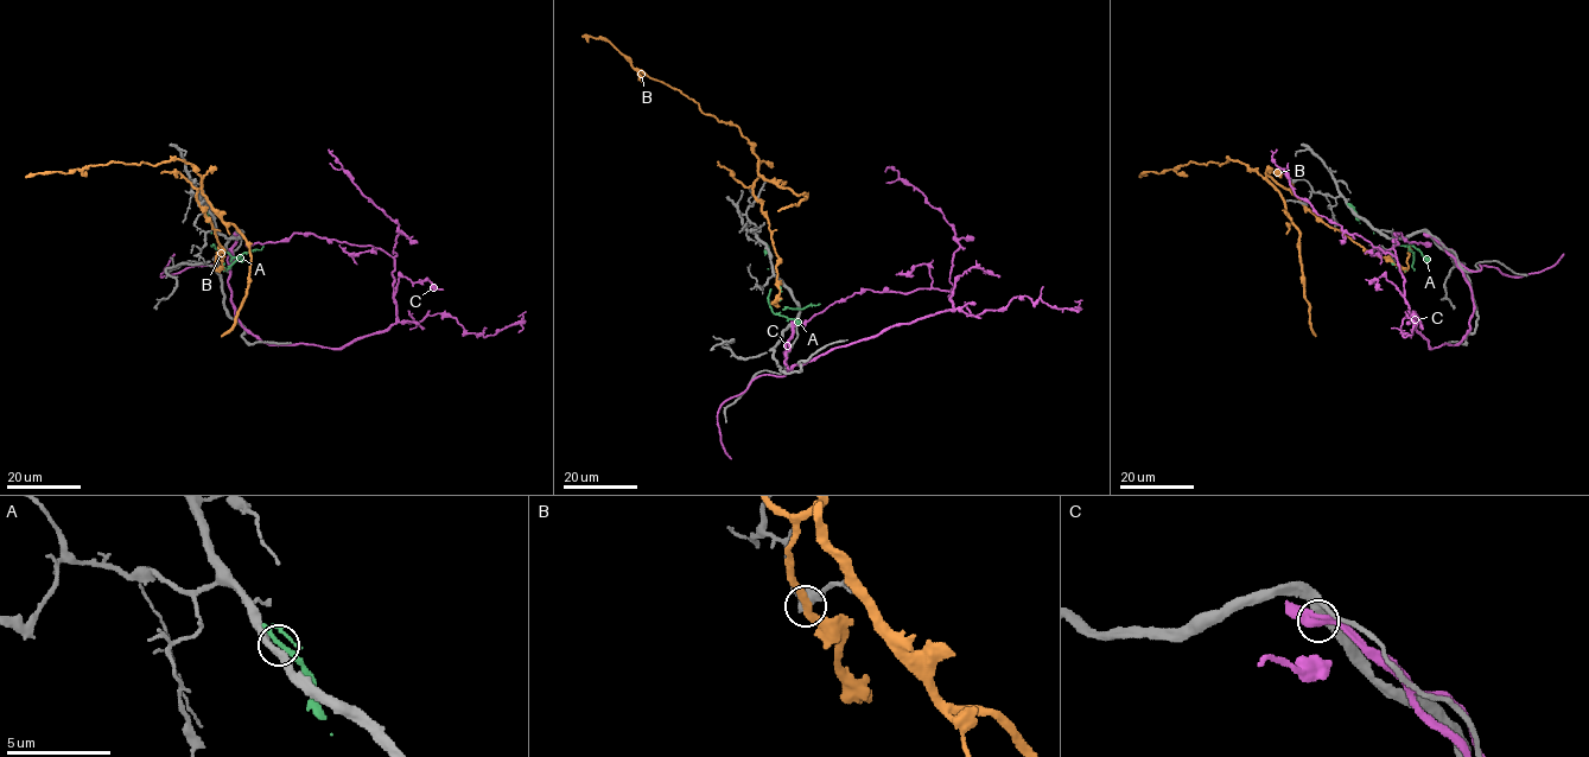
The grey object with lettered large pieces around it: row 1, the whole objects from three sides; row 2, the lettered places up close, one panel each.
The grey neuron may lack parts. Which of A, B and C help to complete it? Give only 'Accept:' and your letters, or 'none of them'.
Accept: none of them

